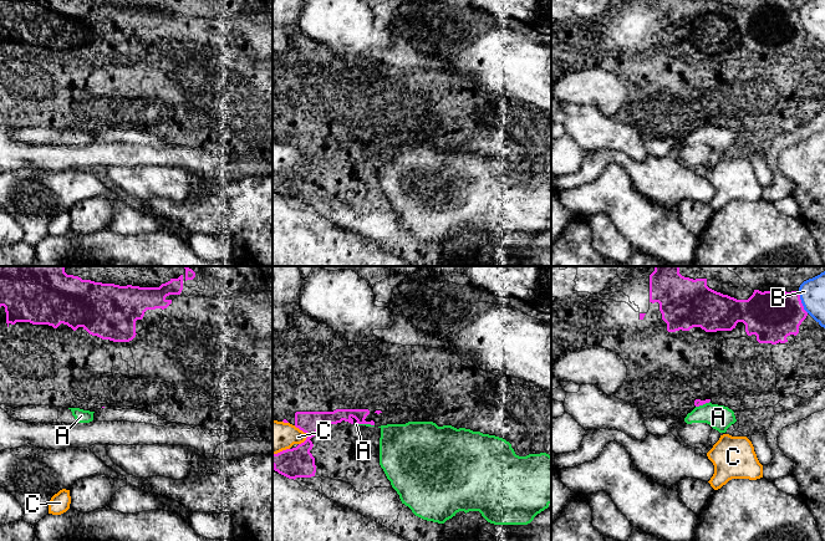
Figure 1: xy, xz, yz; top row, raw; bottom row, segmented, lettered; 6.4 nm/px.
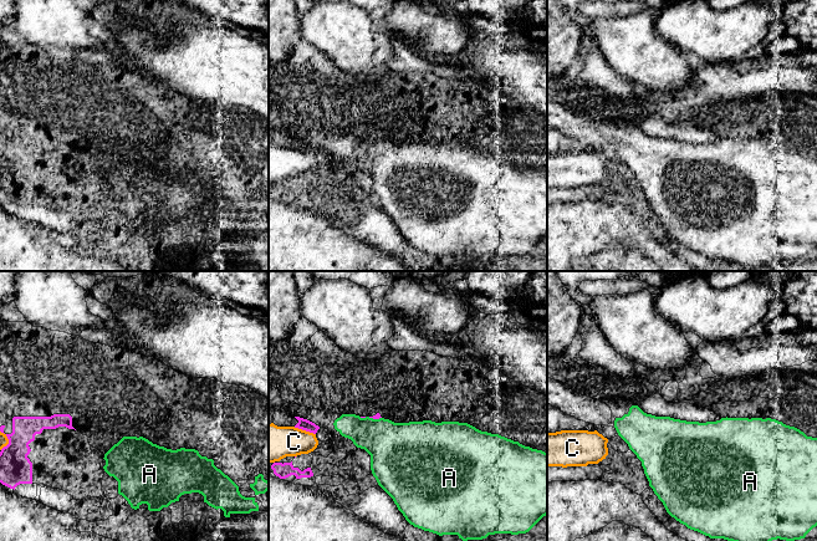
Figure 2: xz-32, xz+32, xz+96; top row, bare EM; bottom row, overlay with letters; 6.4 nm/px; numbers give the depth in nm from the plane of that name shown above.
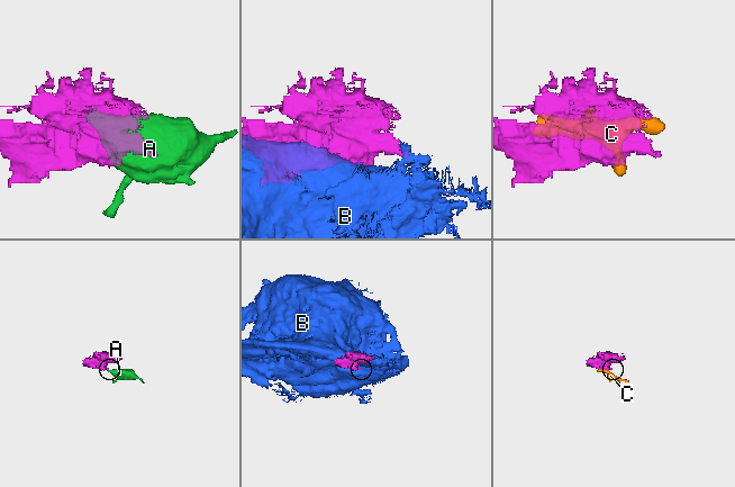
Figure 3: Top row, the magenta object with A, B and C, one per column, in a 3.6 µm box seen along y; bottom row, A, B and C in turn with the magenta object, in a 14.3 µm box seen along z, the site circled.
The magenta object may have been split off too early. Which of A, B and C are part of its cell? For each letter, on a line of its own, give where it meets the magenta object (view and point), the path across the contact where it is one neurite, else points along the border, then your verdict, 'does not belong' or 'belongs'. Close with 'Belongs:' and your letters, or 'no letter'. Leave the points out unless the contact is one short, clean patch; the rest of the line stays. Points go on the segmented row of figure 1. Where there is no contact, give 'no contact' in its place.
A: xz (365, 423) | along xz (356, 423), (370, 423), (373, 425) | does not belong
B: yz (800, 302) | does not belong
C: xz (306, 434) | along xz (294, 425), (306, 435), (300, 444) | does not belong
Belongs: no letter

